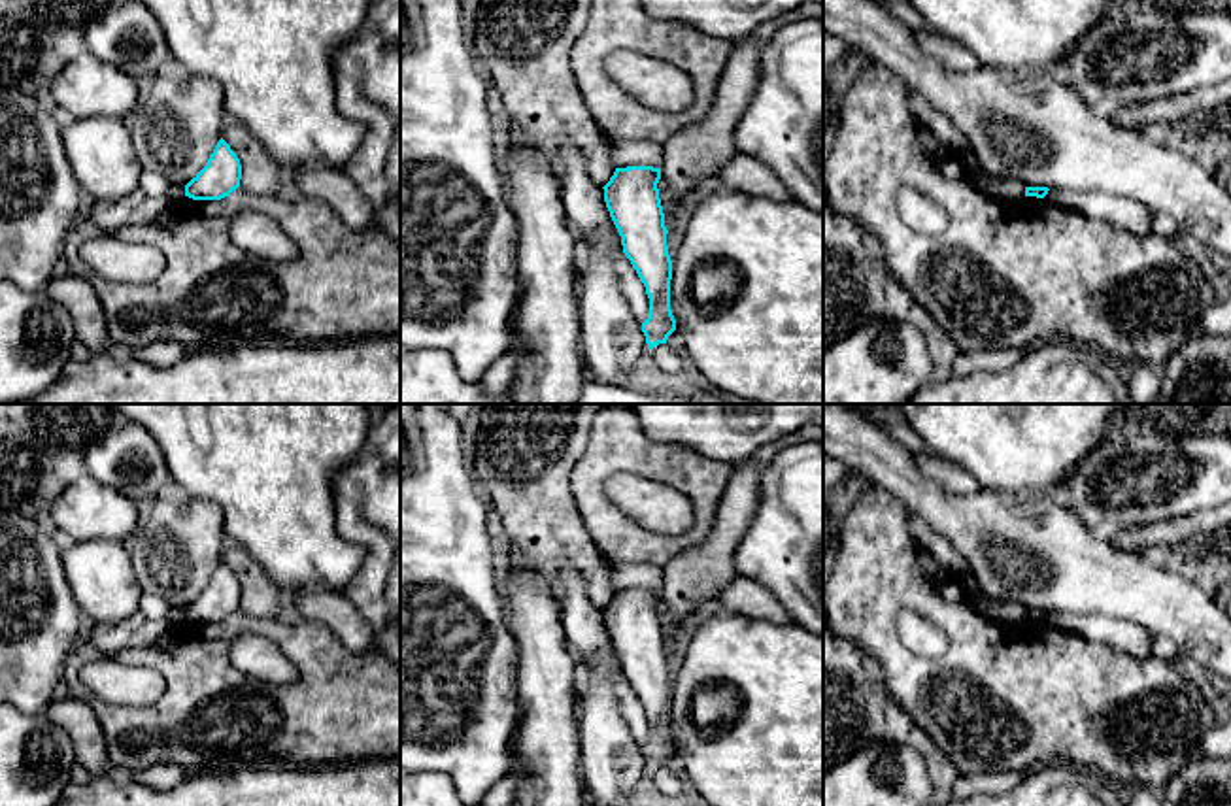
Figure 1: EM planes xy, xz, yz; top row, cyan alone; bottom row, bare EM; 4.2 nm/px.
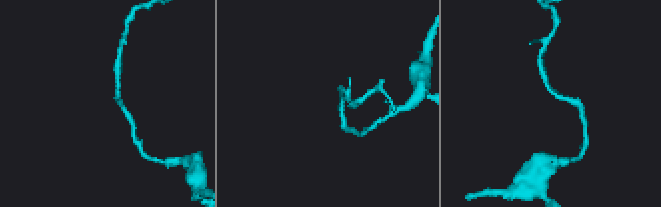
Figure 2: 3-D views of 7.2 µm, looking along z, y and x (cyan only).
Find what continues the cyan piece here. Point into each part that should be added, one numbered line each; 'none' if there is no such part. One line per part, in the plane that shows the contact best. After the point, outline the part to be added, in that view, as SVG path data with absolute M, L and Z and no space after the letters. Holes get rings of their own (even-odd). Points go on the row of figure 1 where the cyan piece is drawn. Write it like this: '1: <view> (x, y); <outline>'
none

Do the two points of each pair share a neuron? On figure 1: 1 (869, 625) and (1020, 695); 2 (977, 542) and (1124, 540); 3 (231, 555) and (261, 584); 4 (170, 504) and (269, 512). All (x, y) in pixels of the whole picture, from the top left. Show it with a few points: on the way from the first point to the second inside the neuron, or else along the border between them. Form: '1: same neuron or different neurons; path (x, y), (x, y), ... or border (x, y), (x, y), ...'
1: same neuron; path (905, 663), (952, 665), (982, 678)
2: different neurons; border (1107, 540), (1122, 550), (1148, 557)
3: same neuron; path (238, 561), (253, 576)
4: different neurons; border (180, 487), (219, 506), (227, 538)

